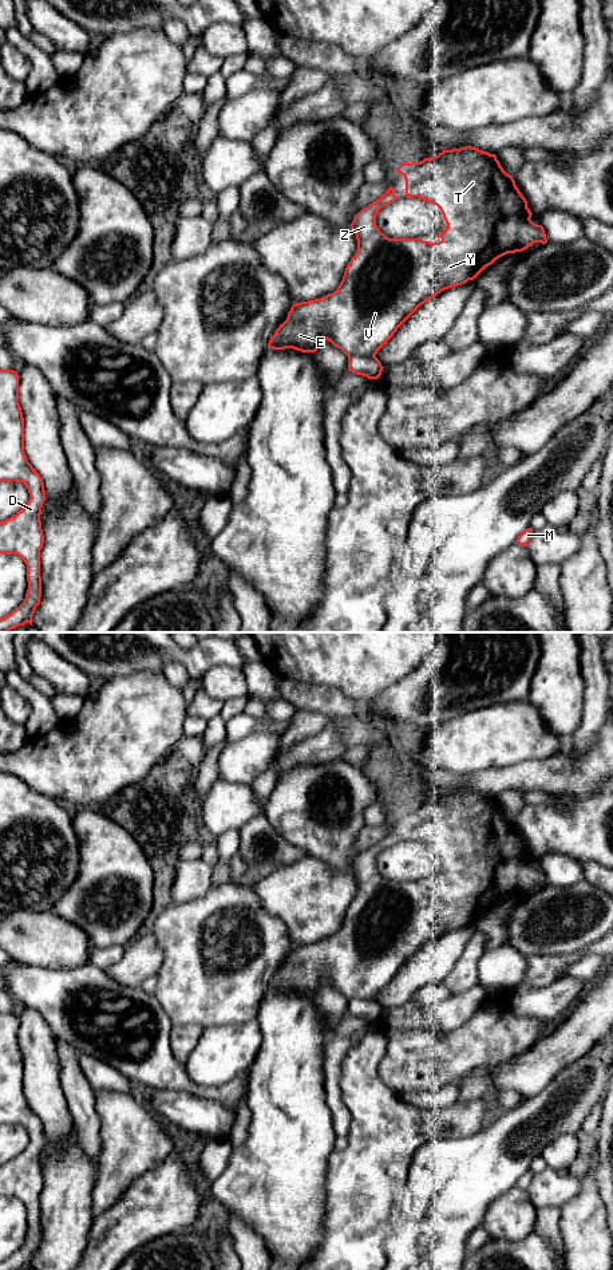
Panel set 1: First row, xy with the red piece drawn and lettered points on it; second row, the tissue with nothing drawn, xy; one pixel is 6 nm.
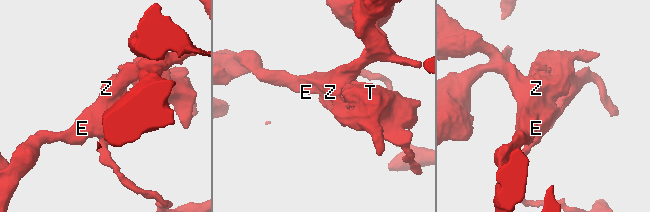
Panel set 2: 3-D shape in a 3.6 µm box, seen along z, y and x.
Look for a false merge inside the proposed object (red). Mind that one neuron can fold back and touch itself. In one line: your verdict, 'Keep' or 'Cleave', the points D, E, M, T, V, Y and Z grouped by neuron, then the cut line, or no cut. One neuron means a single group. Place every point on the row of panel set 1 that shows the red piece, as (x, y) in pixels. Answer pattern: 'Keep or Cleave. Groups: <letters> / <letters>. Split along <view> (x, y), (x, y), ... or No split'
Cleave. Groups: D E T V Y Z / M. Split along xy (374, 354), (352, 354), (348, 358)

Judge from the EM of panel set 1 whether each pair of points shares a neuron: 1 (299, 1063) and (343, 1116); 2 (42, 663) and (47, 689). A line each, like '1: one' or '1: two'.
1: two
2: two

